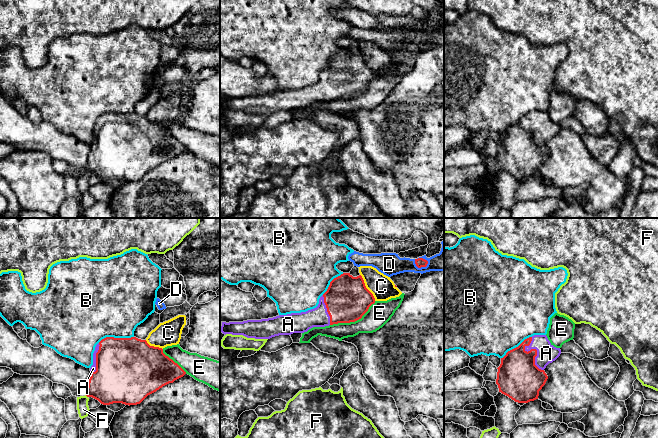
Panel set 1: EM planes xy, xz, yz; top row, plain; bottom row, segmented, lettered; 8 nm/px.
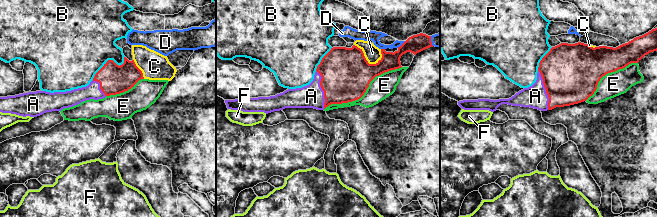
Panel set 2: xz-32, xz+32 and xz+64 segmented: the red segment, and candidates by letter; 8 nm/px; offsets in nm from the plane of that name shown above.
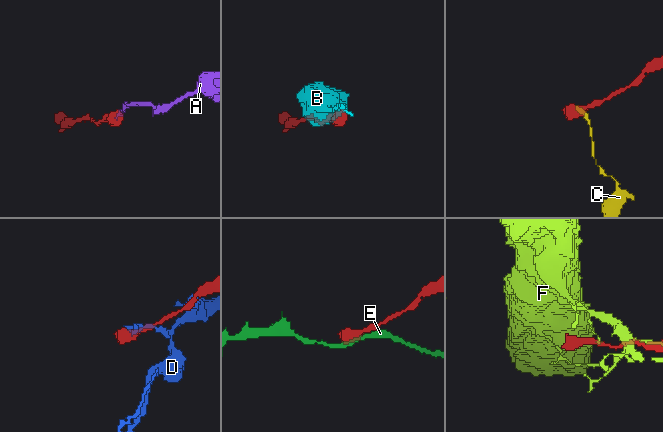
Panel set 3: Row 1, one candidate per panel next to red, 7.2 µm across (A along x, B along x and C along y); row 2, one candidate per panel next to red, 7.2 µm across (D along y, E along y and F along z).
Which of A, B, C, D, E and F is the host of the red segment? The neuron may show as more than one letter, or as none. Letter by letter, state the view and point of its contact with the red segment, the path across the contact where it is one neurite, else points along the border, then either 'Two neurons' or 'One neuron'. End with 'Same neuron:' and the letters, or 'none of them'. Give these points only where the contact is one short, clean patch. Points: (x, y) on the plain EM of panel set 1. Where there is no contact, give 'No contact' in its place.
A: Touches red at yz (535, 125). One neuron
B: Touches red at xy (115, 114). Two neurons
C: Touches red at xz (365, 63). Boundary: xz (360, 50), (365, 63), (375, 76). Two neurons
D: Touches red at xz (419, 43). Two neurons
E: Touches red at xz (353, 97). Two neurons
F: No contact. Two neurons
Same neuron: A

